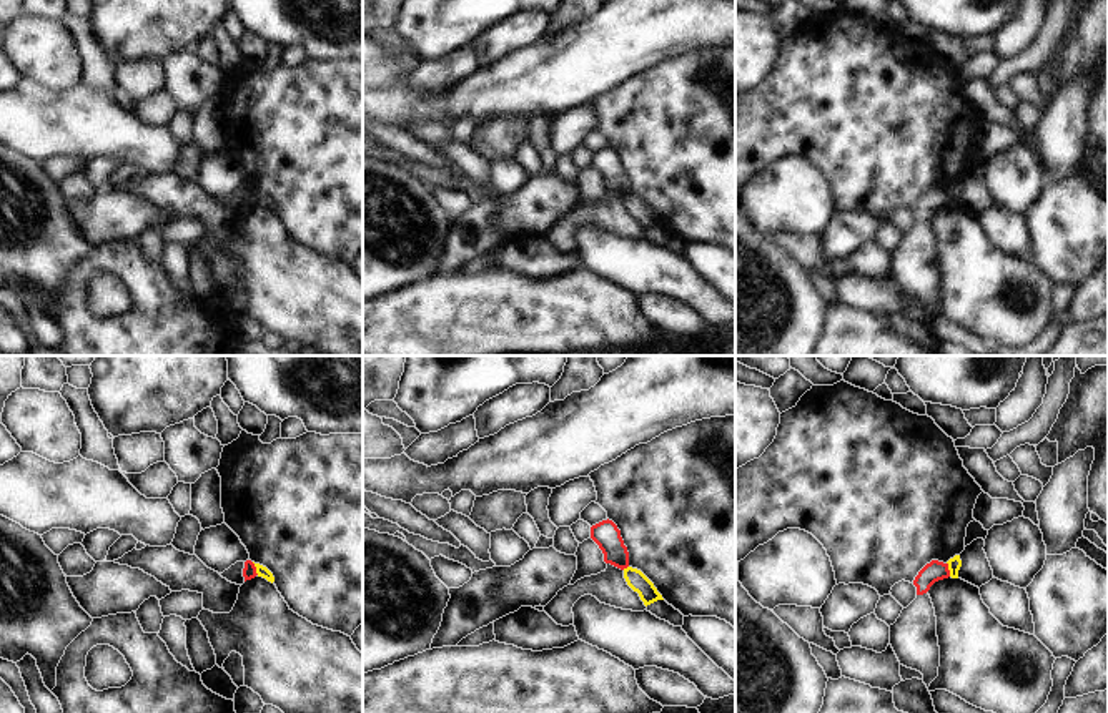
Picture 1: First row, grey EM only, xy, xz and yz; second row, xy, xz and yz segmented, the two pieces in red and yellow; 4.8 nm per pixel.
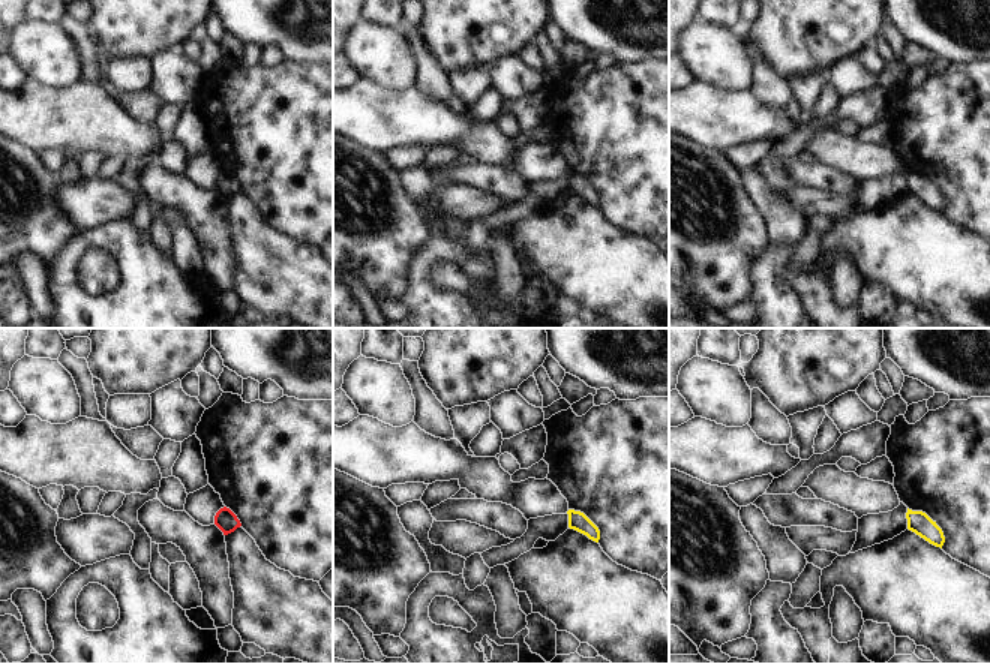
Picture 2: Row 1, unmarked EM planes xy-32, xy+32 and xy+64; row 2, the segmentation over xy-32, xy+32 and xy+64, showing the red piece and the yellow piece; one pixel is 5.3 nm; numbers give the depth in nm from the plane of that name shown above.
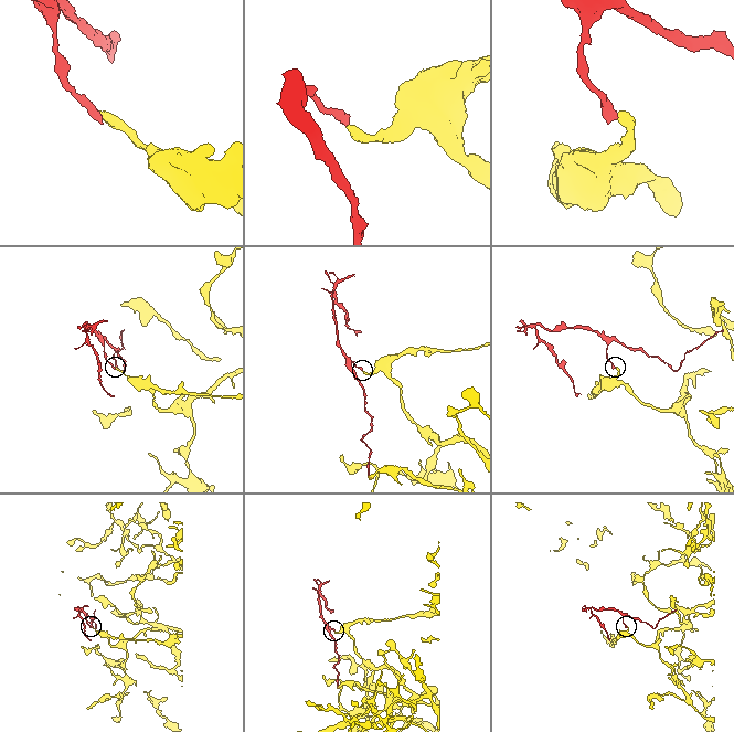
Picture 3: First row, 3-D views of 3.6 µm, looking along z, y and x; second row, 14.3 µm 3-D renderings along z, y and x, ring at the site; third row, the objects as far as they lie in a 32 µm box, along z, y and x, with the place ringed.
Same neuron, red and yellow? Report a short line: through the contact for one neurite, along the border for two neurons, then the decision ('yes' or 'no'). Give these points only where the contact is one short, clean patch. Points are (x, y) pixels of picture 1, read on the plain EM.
line yz (947, 190), (950, 203); no

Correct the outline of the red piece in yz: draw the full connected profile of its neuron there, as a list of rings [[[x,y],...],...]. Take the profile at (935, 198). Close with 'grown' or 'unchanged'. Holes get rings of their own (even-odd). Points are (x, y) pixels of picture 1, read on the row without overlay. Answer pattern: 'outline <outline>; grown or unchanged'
outline [[[932,188],[918,199],[918,203],[913,208],[913,213],[917,214],[917,223],[927,221],[935,209],[948,204],[948,191]]]; unchanged

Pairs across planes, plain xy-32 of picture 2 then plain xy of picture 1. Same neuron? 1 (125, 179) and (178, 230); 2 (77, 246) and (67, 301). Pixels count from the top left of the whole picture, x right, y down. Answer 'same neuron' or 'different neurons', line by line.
1: different neurons
2: same neuron

